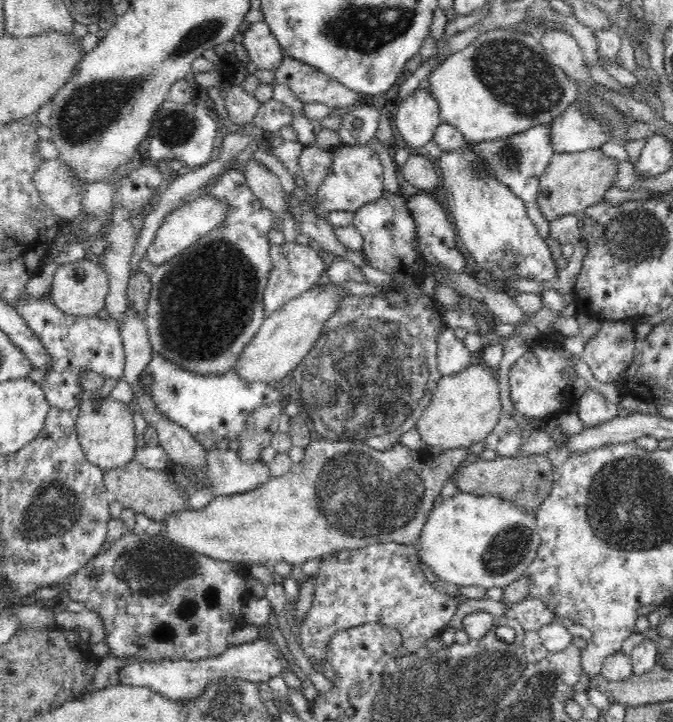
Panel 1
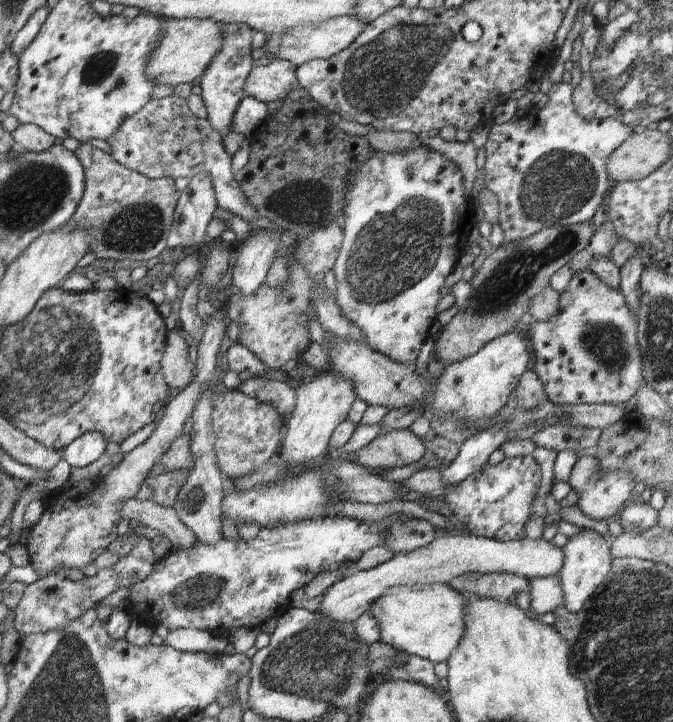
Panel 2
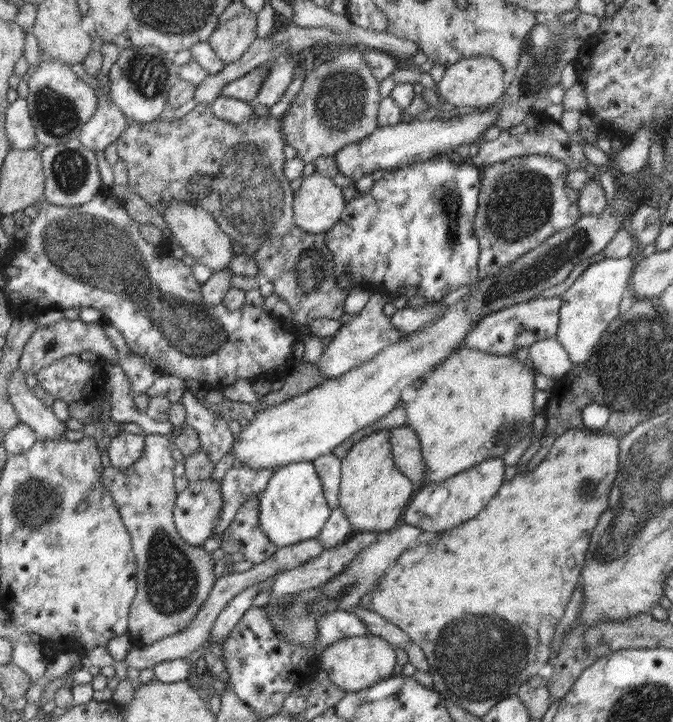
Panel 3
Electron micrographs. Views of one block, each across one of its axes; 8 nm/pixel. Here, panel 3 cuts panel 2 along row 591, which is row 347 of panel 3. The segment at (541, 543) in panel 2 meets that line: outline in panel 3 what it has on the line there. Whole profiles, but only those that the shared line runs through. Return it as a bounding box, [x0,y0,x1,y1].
[316,289,409,379]

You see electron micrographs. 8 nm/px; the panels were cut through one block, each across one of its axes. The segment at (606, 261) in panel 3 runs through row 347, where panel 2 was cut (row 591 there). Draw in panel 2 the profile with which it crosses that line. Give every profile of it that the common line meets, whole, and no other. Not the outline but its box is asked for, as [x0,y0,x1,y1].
[559,528,613,614]

